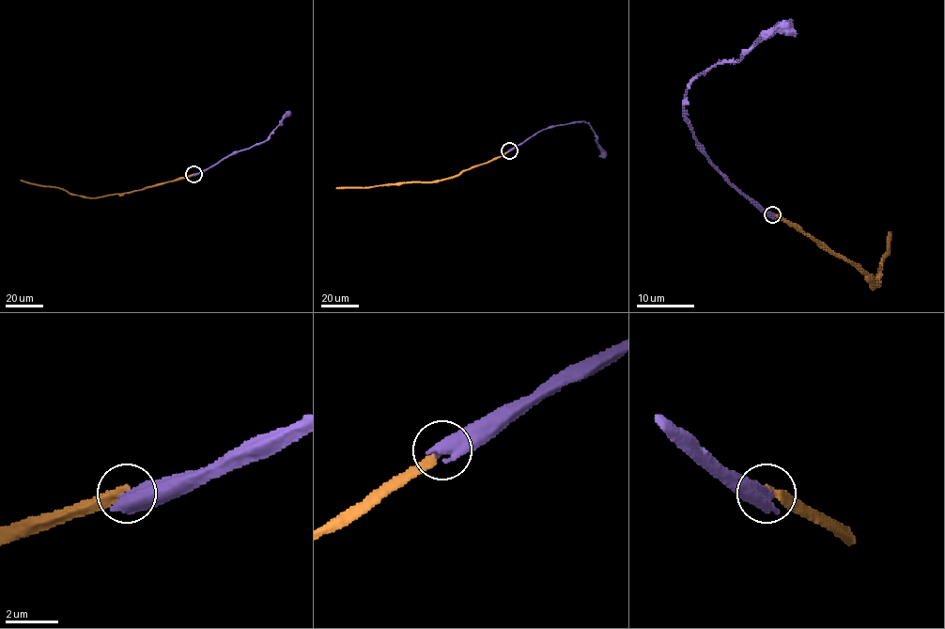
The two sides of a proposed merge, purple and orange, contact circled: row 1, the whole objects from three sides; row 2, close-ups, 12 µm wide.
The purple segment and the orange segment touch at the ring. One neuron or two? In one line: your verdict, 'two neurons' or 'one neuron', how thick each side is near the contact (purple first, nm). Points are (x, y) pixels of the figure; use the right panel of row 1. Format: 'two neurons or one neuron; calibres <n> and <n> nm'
two neurons; calibres 700 and 300 nm

